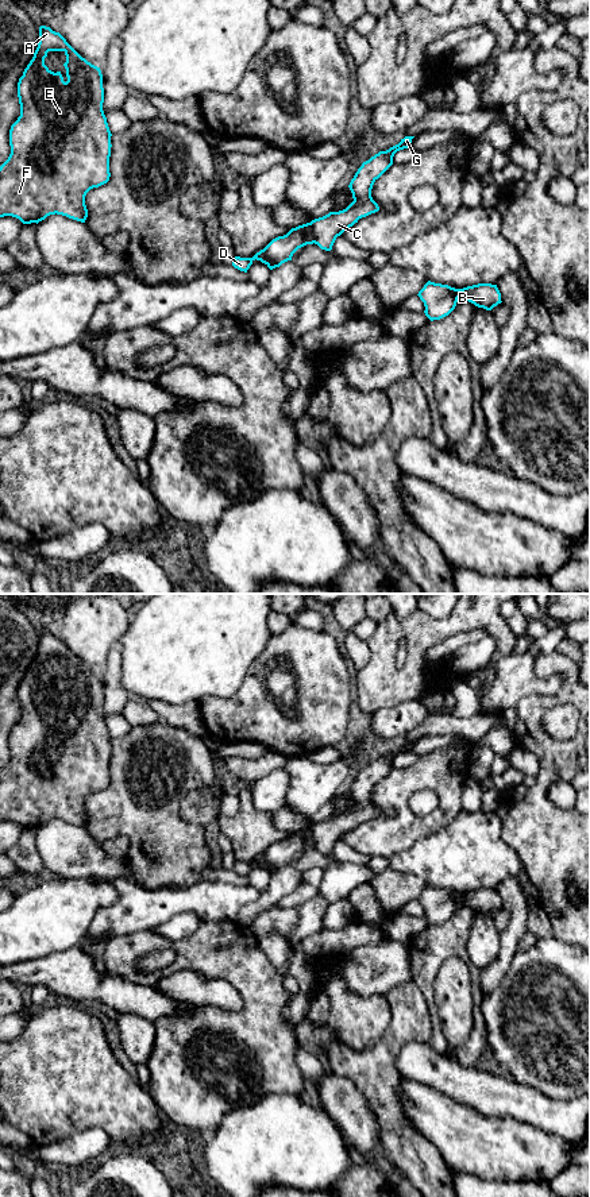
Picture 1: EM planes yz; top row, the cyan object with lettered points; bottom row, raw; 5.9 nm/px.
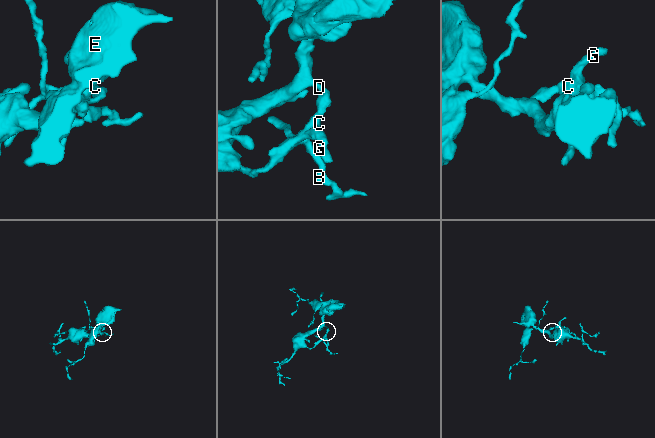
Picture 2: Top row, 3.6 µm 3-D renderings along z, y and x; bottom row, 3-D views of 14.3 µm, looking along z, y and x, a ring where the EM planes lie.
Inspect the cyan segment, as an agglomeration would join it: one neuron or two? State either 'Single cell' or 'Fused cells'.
Fused cells

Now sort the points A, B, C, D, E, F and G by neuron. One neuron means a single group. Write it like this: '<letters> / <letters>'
A D E F / B C G

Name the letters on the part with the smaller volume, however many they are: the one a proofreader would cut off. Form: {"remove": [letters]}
{"remove": ["B", "C", "G"]}

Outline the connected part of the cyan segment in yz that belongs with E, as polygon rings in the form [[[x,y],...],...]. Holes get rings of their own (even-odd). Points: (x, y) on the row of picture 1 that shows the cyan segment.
[[[41,26],[38,47],[18,82],[18,97],[20,116],[9,130],[11,154],[0,166],[0,217],[12,216],[23,224],[38,224],[47,216],[57,213],[85,223],[88,217],[86,193],[107,184],[111,177],[112,134],[103,111],[104,88],[100,67],[82,58],[59,32]],[[49,51],[65,53],[66,82],[61,72],[54,73],[45,65]]]

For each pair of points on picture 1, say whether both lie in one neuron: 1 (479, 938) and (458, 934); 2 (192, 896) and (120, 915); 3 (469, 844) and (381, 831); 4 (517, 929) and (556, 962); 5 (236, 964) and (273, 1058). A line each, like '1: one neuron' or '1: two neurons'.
1: two neurons
2: one neuron
3: two neurons
4: two neurons
5: one neuron

